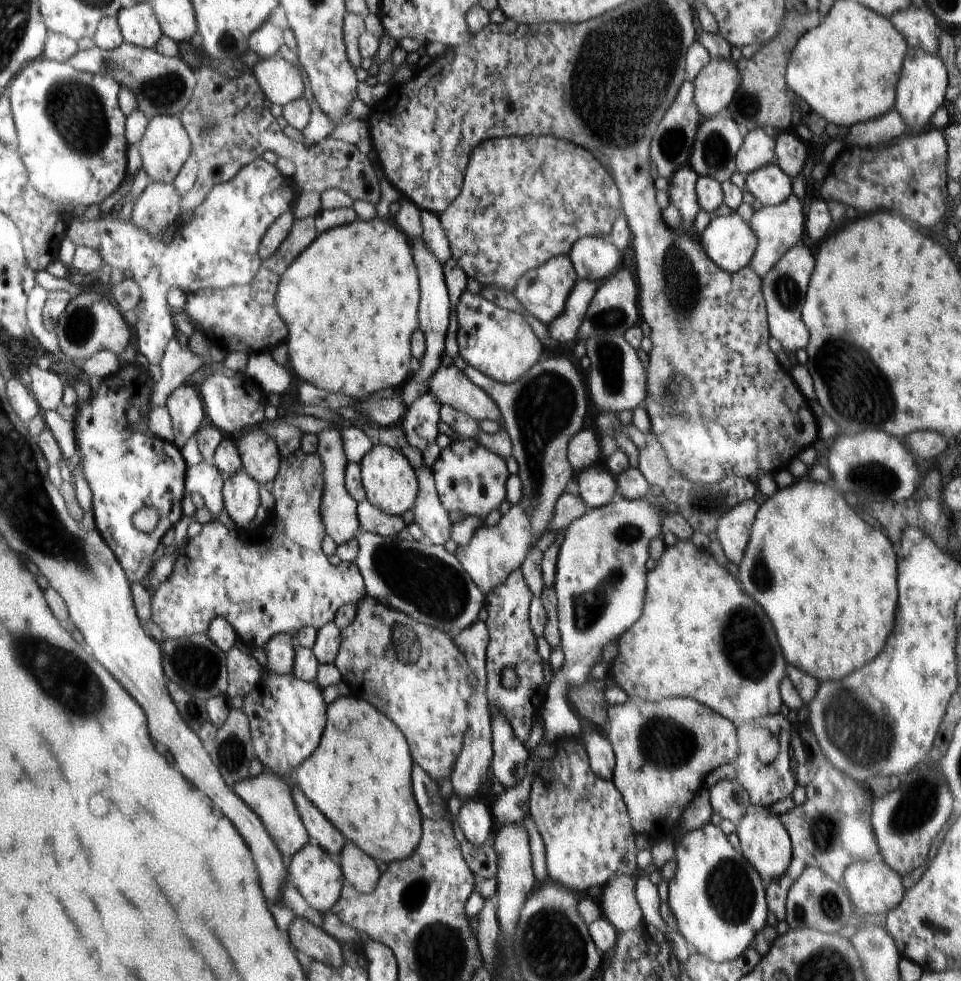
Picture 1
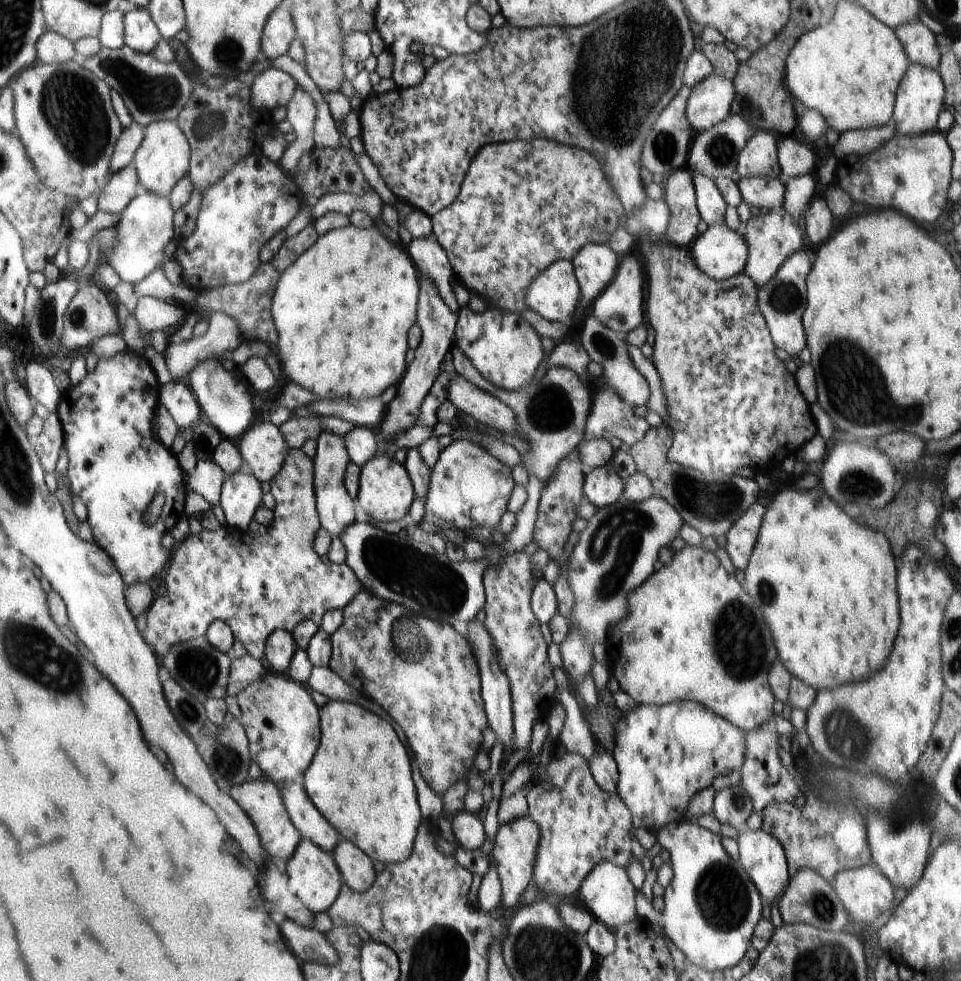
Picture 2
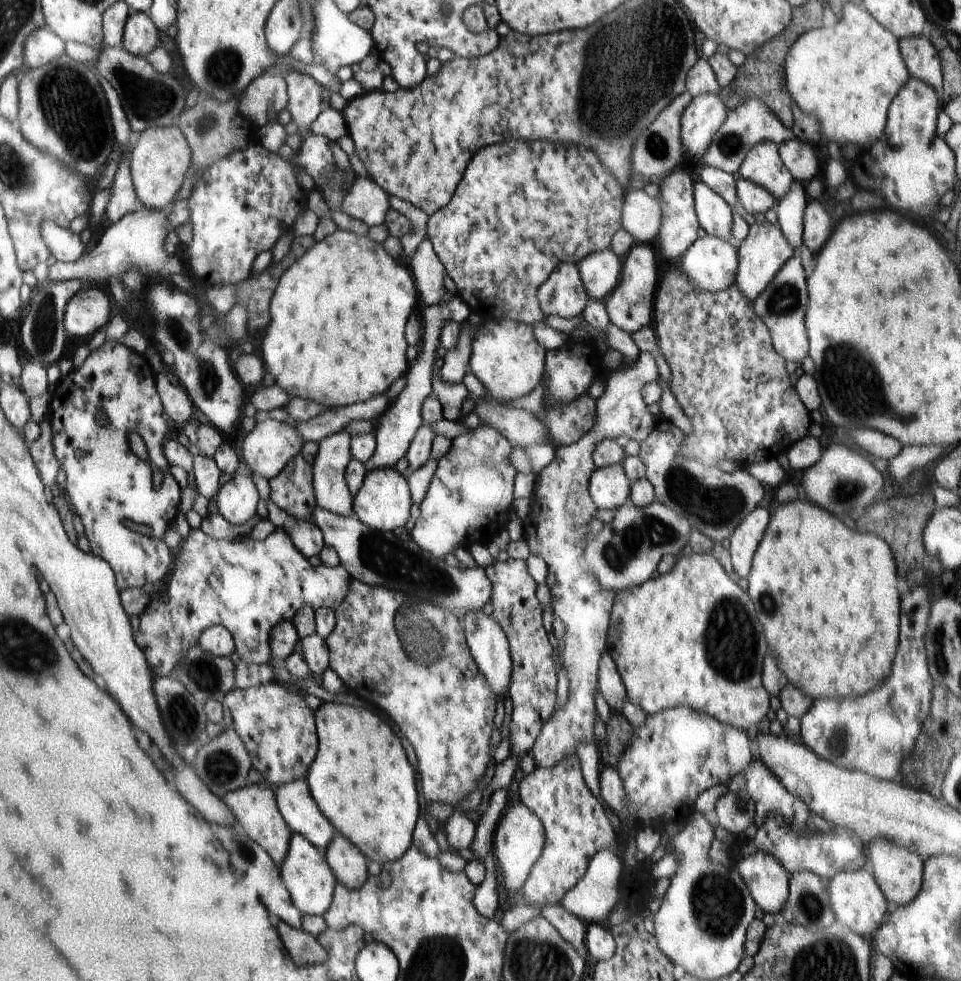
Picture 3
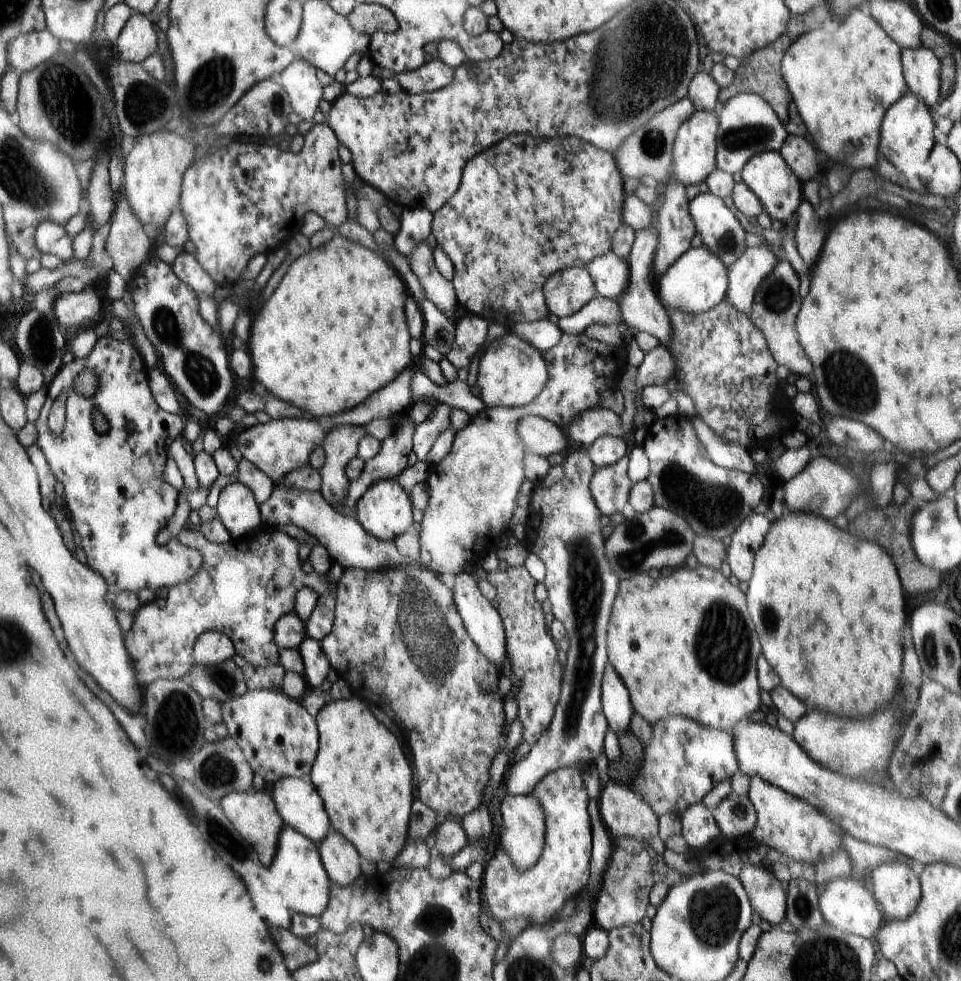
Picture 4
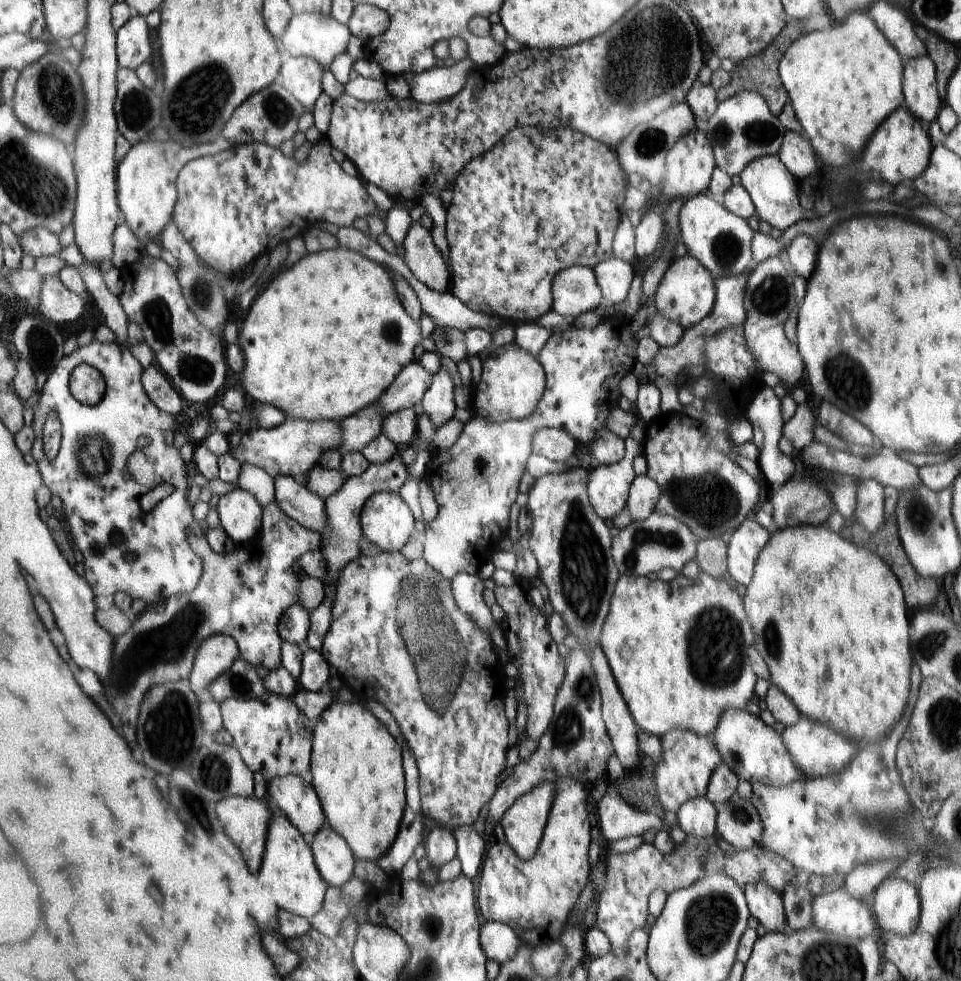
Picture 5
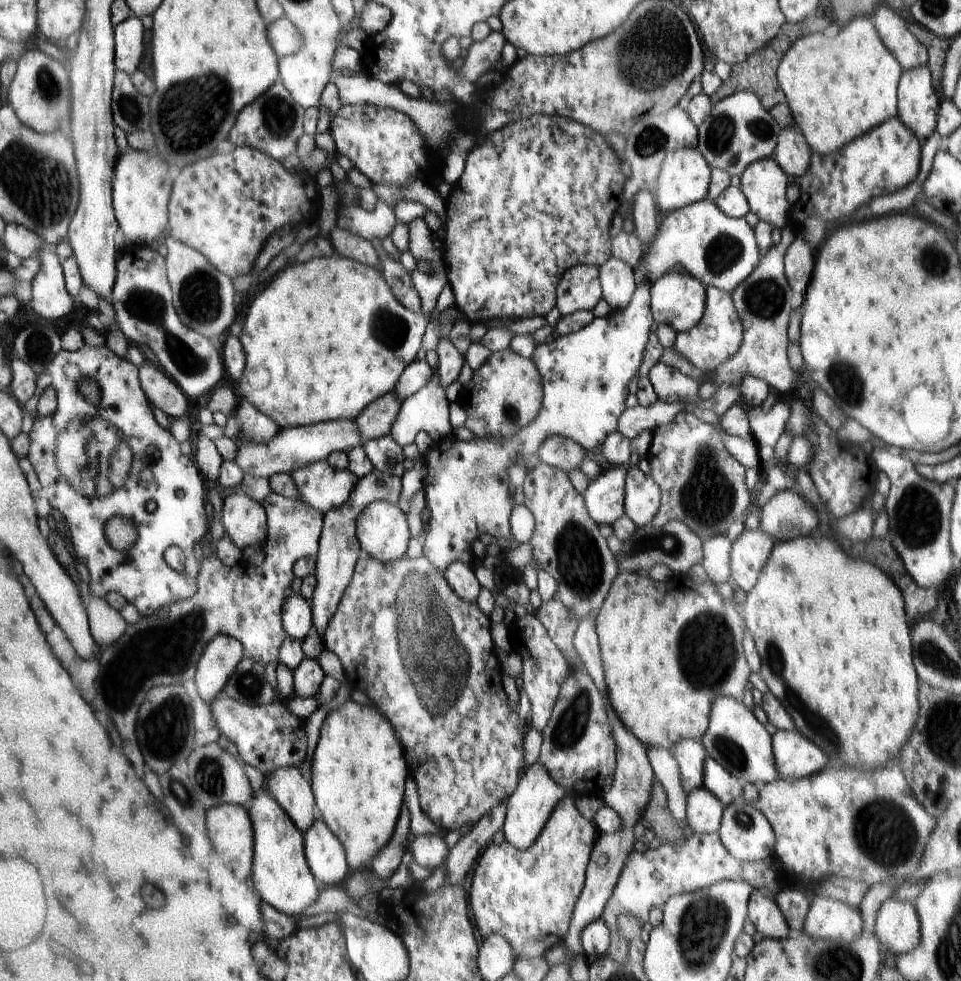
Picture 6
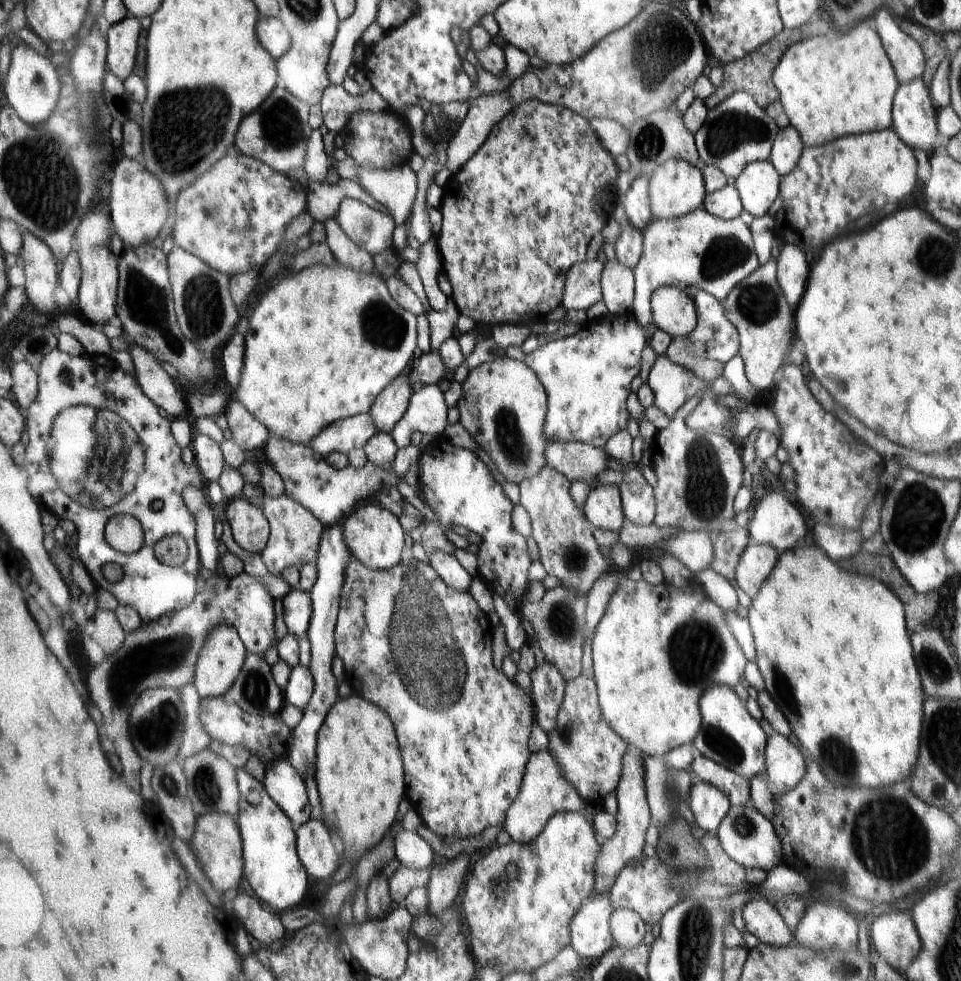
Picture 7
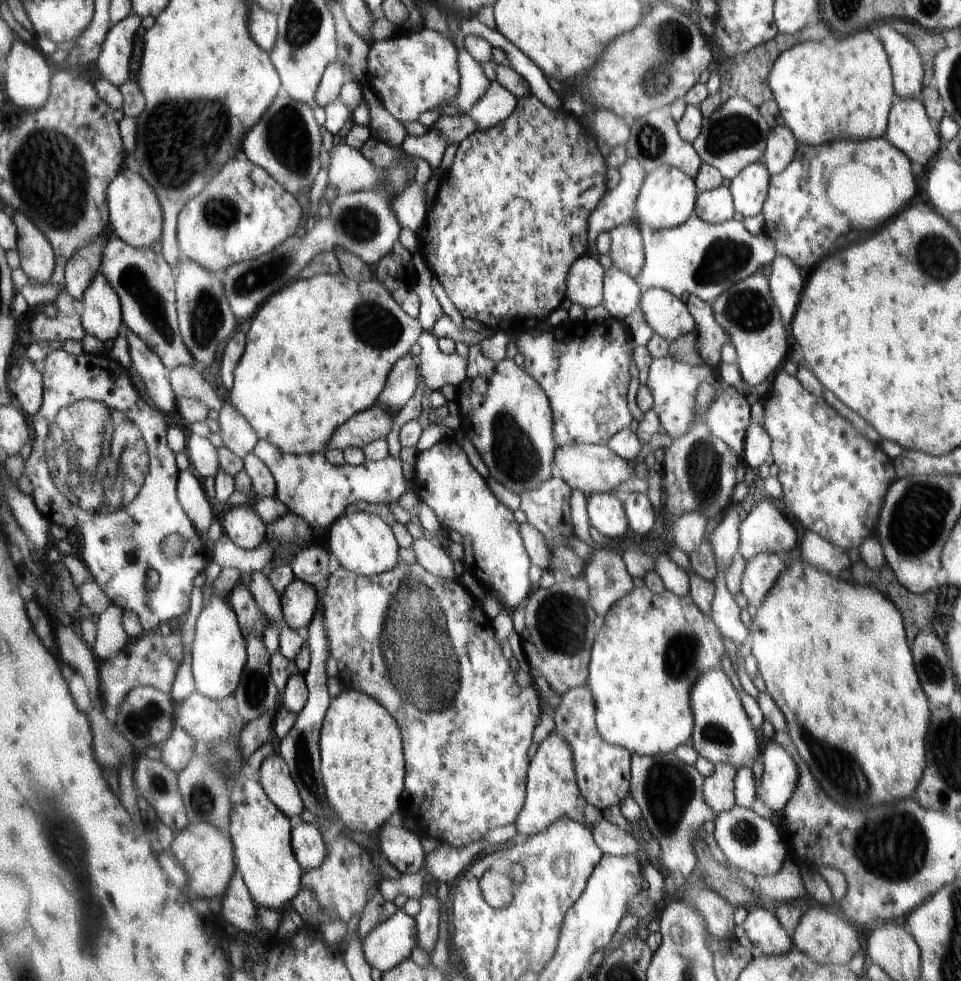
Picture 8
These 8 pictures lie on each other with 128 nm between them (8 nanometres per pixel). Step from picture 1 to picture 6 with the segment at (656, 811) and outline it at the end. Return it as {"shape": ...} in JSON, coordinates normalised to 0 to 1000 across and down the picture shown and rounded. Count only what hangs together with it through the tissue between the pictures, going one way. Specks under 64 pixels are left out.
{"shape":[[[714,753],[704,756],[704,758],[697,764],[697,767],[706,776],[711,802],[715,809],[719,805],[730,801],[733,774],[736,770],[732,758],[728,755]]]}

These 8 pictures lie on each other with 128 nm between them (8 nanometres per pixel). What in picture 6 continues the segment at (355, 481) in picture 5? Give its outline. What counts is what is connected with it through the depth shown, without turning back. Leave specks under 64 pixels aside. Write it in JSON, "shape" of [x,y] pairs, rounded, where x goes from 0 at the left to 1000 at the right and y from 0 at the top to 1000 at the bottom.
{"shape":[[[389,478],[371,491],[370,497],[363,504],[362,510],[357,515],[349,518],[348,521],[339,523],[338,539],[335,540],[334,544],[334,561],[328,571],[327,587],[330,589],[330,596],[324,612],[326,640],[329,640],[335,652],[341,635],[350,626],[355,610],[360,603],[364,592],[367,591],[369,577],[377,560],[369,545],[370,529],[375,526],[376,520],[379,520],[388,512],[400,511],[410,515],[414,514],[418,499],[417,493],[416,486]]]}

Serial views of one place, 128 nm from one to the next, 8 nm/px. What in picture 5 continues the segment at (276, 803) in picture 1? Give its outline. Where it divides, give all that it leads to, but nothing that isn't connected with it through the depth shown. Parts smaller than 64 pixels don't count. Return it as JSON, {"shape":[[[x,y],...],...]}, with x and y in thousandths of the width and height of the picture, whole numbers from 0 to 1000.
{"shape":[[[242,811],[226,819],[226,827],[229,836],[233,839],[235,848],[243,857],[243,860],[250,865],[250,869],[252,869],[252,875],[256,879],[256,885],[262,891],[266,891],[271,887],[271,881],[273,881],[280,840],[284,835],[285,828],[283,828],[283,824],[279,826],[277,820],[273,820],[266,812],[254,813]]]}

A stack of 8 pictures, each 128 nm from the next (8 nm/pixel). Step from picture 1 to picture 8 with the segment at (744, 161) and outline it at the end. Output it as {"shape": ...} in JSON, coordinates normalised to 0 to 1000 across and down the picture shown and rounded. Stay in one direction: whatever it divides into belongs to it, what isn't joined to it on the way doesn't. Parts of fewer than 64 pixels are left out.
{"shape":[[[794,165],[773,171],[760,186],[760,196],[766,216],[775,221],[791,218],[803,178]]]}

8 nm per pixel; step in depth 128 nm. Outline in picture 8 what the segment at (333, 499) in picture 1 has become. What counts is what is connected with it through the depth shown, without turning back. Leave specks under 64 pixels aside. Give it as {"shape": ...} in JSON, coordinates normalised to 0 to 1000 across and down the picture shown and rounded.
{"shape":[[[421,361],[414,367],[405,381],[394,412],[404,415],[408,420],[414,420],[433,400],[436,387],[433,376],[434,368],[428,361]]]}

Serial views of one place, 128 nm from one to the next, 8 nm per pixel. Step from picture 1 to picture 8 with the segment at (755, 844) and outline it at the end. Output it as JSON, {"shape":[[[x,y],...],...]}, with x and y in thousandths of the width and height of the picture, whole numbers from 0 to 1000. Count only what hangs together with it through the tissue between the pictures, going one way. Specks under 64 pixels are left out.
{"shape":[[[792,922],[778,927],[772,944],[783,960],[785,975],[815,973],[826,966],[824,956],[818,952],[812,939]]]}

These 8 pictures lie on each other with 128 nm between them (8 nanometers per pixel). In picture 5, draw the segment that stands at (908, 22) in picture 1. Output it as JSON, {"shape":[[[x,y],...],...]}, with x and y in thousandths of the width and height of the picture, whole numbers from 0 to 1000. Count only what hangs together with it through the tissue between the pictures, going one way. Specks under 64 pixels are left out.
{"shape":[[[968,58],[941,62],[941,106],[966,130],[978,112],[978,94],[975,92],[975,70]]]}

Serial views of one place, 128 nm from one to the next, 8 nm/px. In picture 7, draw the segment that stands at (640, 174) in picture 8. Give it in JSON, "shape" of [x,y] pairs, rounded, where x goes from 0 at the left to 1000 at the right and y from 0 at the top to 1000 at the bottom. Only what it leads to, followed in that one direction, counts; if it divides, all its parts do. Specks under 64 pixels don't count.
{"shape":[[[662,178],[653,194],[644,200],[643,208],[647,210],[656,228],[668,236],[680,222],[675,211],[675,181]]]}

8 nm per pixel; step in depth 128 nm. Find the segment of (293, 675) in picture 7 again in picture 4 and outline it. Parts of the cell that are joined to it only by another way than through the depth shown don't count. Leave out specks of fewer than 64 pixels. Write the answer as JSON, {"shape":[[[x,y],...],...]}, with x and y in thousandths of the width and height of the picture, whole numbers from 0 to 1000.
{"shape":[[[319,648],[310,661],[313,667],[318,695],[327,704],[336,704],[340,700],[341,683],[344,677],[339,671],[332,654],[322,651]]]}

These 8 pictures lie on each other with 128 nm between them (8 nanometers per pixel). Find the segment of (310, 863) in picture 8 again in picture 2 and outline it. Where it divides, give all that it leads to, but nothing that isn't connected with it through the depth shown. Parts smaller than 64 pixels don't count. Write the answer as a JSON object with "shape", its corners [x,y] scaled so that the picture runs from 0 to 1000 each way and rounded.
{"shape":[[[355,855],[347,866],[348,879],[355,887],[360,902],[373,910],[387,905],[392,892],[389,888],[388,877],[369,859],[363,855]]]}

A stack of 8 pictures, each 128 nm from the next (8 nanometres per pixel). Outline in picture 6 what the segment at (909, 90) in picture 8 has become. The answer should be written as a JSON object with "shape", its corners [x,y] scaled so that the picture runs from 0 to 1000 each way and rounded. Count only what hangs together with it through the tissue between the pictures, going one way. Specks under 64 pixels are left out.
{"shape":[[[918,5],[913,10],[908,21],[909,27],[914,27],[914,35],[918,35],[918,43],[930,51],[930,57],[941,71],[966,67],[966,49],[943,29],[924,5]]]}

